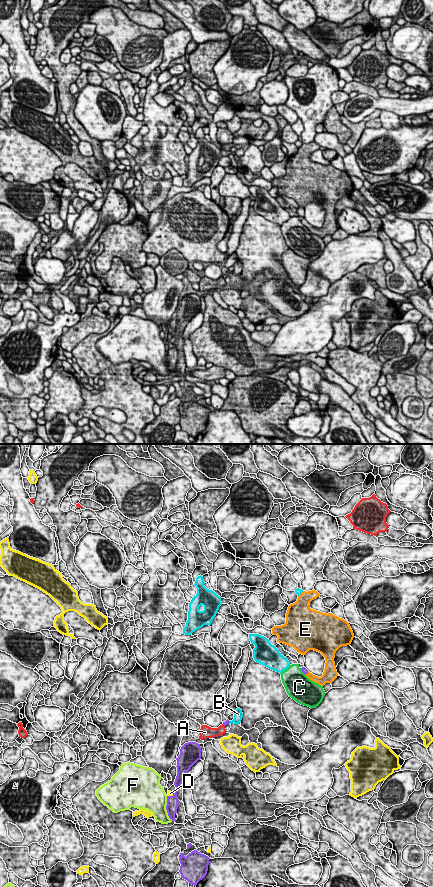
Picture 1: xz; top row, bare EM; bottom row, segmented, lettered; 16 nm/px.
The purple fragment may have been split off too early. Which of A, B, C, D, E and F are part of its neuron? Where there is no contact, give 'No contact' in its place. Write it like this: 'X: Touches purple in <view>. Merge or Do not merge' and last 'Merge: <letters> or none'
A: No contact. Do not merge
B: Touches purple in xz. Do not merge
C: Touches purple in xz. Do not merge
D: Touches purple in xz. Do not merge
E: Touches purple in xz. Merge
F: Touches purple in xz. Do not merge
Merge: E

